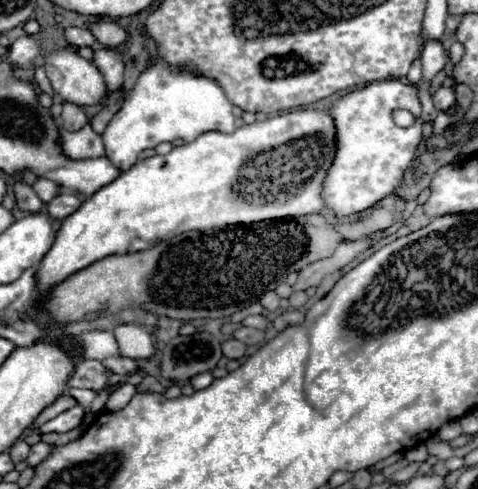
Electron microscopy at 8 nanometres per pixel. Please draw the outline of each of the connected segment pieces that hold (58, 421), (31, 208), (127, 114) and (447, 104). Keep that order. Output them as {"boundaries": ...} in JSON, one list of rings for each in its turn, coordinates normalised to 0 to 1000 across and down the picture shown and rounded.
{"boundaries":[[[[155,830],[130,847],[121,847],[113,859],[100,859],[92,871],[84,871],[84,883],[142,883],[155,879],[172,867],[176,855],[176,834]]],[[[38,372],[38,376],[29,380],[29,393],[33,393],[33,413],[38,413],[38,425],[42,425],[42,429],[50,429],[50,434],[67,434],[67,438],[88,429],[92,417],[88,417],[88,409],[71,397],[67,380]]],[[[326,123],[289,160],[272,200],[255,213],[255,221],[238,233],[234,249],[213,270],[213,286],[218,286],[218,299],[222,299],[222,319],[234,327],[234,335],[247,348],[255,348],[255,344],[272,348],[285,335],[285,319],[297,307],[326,303],[335,290],[364,290],[368,282],[381,282],[385,290],[406,290],[423,270],[444,270],[444,266],[473,270],[473,274],[494,266],[485,213],[469,196],[464,180],[448,164],[439,164],[439,160],[410,155],[410,151],[397,151],[397,147],[364,147],[339,123]]],[[[921,176],[904,204],[908,204],[912,225],[925,225],[925,229],[937,229],[941,221],[954,221],[958,217],[954,188],[950,188],[950,180],[937,180],[937,176]]]]}

